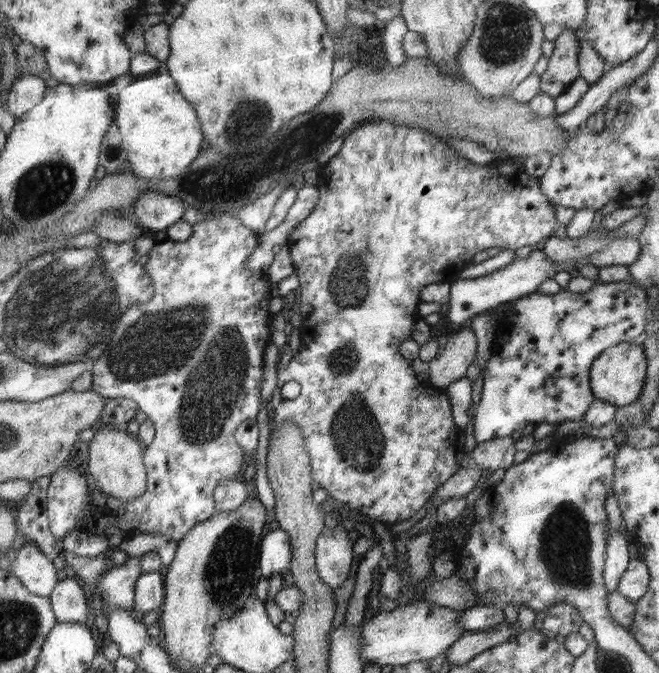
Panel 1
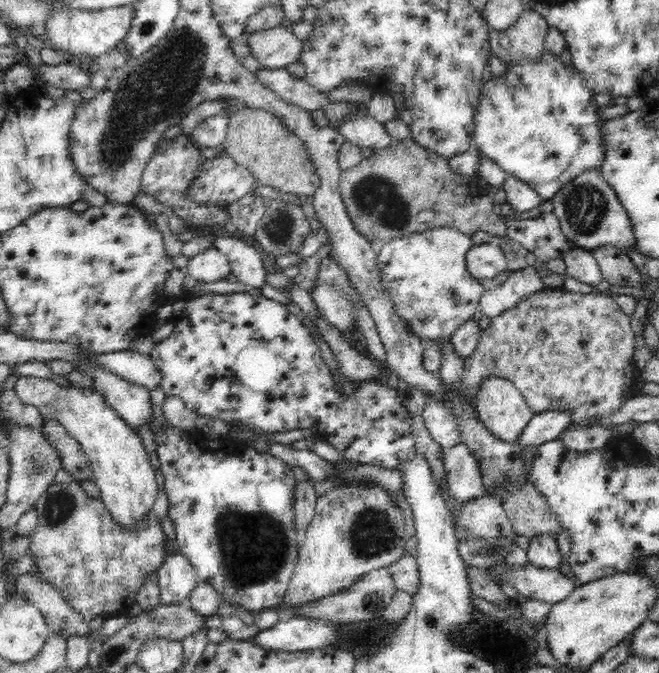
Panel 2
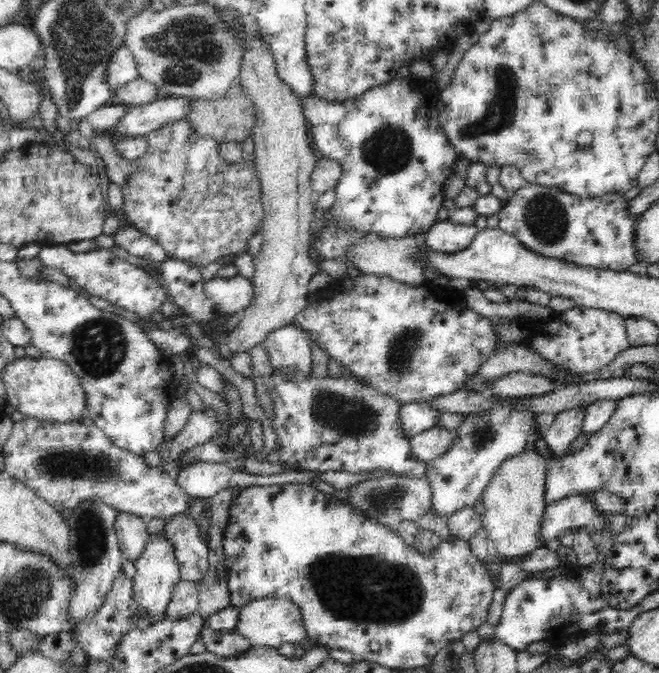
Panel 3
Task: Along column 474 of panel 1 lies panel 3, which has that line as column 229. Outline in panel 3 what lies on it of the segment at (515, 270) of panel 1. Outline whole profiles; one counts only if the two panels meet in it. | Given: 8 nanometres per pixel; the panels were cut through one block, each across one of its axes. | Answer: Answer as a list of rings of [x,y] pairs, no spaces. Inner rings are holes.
[[[243,276],[213,278],[204,283],[204,294],[218,309],[221,318],[248,309],[254,300],[253,283]]]

